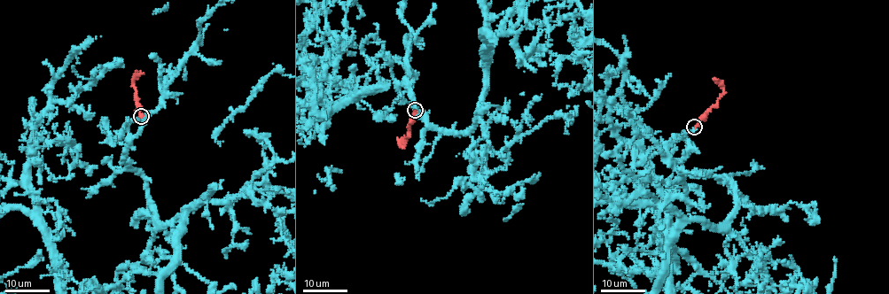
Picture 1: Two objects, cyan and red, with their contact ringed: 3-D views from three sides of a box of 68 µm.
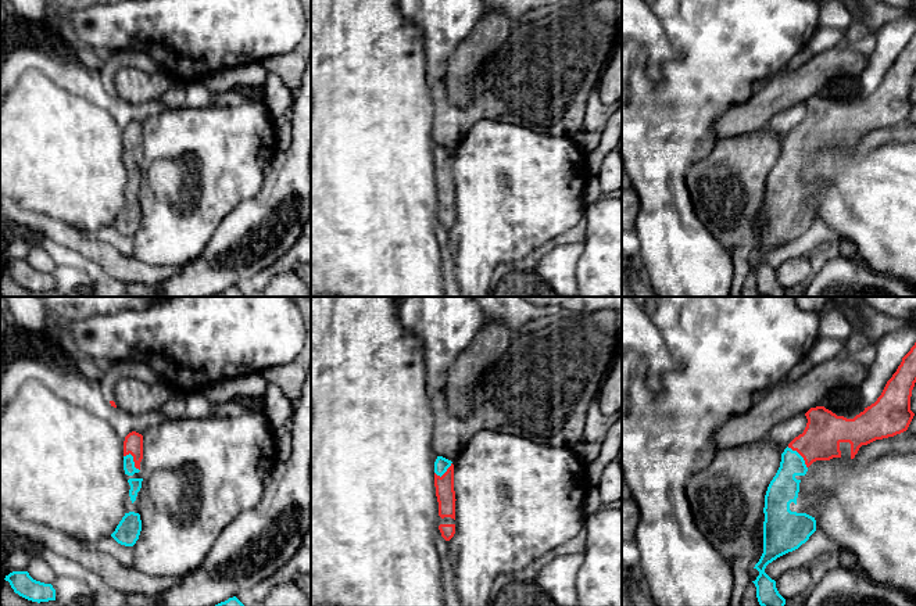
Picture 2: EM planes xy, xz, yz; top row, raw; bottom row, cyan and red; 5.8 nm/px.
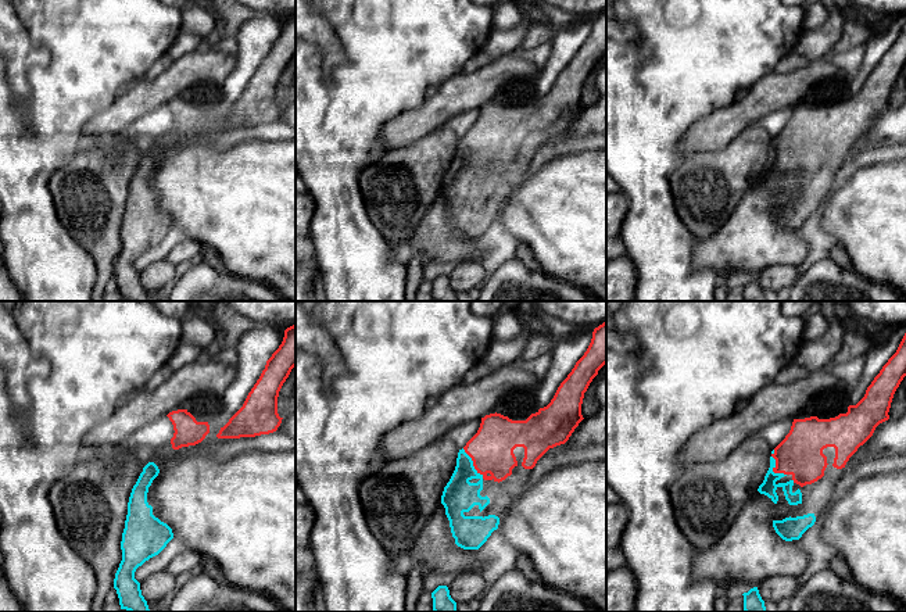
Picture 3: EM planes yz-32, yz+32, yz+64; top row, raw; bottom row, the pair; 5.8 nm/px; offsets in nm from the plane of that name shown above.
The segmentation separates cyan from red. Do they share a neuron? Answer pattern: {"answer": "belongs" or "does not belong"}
{"answer": "belongs"}

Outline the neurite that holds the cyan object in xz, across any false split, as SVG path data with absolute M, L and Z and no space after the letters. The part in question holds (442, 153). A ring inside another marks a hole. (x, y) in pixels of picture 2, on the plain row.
M437 146L434 151L434 176L439 191L439 205L455 209L454 154L451 150Z

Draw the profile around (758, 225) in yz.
M765 202L761 205L754 222L755 254L759 251L763 243L763 211L765 211Z

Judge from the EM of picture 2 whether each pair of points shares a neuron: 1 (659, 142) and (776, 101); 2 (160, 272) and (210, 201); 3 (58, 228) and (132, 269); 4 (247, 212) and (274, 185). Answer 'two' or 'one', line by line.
1: two
2: two
3: one
4: one

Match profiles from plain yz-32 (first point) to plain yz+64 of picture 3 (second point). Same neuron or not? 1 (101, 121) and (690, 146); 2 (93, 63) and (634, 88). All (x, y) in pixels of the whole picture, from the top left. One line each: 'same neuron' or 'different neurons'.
1: same neuron
2: same neuron

